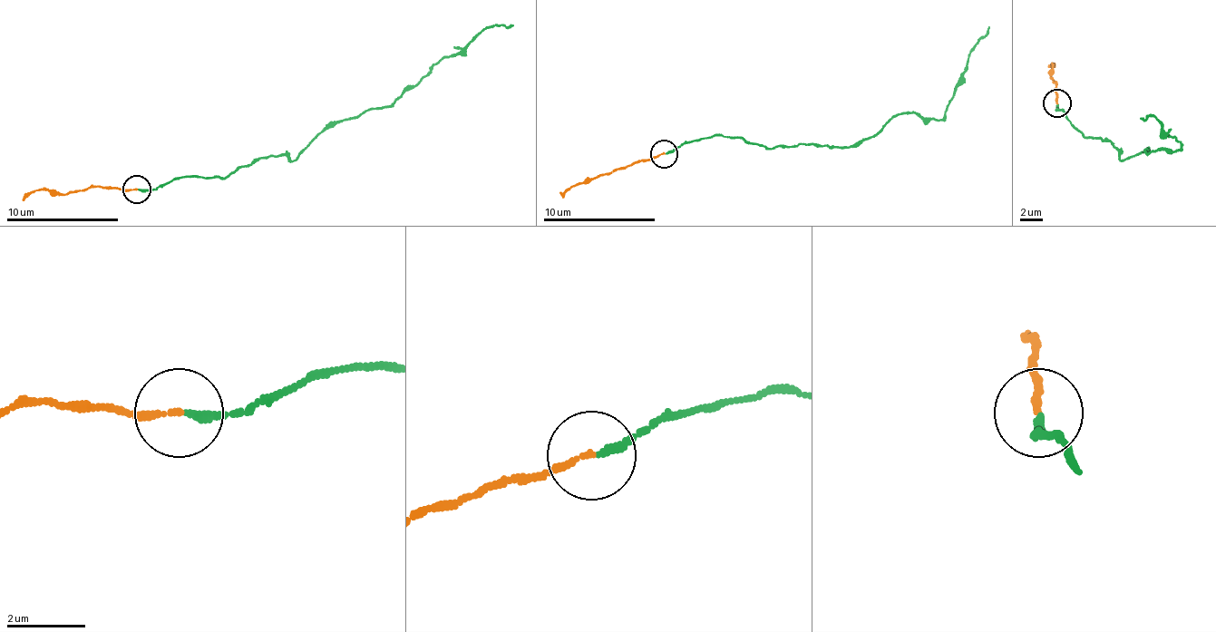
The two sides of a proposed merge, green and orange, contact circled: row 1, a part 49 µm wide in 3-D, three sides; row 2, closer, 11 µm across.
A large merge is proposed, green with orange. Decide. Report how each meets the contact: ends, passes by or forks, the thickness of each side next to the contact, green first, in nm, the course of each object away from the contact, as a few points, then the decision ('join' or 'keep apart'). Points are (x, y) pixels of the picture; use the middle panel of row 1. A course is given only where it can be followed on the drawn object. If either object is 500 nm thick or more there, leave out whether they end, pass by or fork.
green ends; orange ends; calibres 190 and 160 nm; course green (666, 154), (724, 135), (771, 149), (841, 149), (878, 137), (892, 116), (939, 121), (988, 25); course orange (663, 154), (571, 186), (561, 197); keep apart

